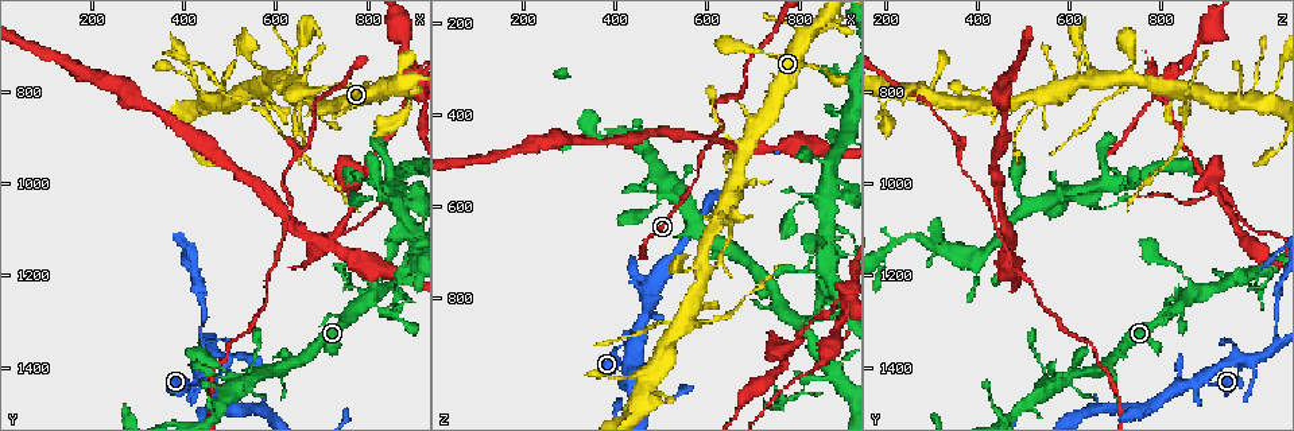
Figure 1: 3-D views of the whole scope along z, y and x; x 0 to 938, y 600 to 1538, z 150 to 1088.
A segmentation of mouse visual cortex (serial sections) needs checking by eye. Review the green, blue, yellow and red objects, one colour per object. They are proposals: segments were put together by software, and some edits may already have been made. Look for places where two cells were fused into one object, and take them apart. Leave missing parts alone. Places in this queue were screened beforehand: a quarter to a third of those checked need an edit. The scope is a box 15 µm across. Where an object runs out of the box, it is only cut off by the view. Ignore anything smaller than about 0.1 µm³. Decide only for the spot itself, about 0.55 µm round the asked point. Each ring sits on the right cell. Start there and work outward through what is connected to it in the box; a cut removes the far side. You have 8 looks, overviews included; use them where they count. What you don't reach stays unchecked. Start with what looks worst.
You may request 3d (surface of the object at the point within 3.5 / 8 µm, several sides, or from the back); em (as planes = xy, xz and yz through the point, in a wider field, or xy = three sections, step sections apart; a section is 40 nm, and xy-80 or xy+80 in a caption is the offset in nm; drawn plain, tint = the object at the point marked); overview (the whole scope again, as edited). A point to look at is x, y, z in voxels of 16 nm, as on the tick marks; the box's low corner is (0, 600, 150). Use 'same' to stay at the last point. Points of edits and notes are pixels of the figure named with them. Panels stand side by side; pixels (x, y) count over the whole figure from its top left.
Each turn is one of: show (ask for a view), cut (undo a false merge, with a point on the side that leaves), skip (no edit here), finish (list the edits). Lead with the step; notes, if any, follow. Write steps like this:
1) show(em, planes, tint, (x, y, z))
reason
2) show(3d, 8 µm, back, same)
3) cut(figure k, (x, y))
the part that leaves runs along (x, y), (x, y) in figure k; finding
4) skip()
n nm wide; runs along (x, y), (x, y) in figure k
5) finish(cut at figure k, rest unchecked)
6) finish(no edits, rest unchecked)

show(3d, 8 µm, (620, 1070, 450))
sudden change in width

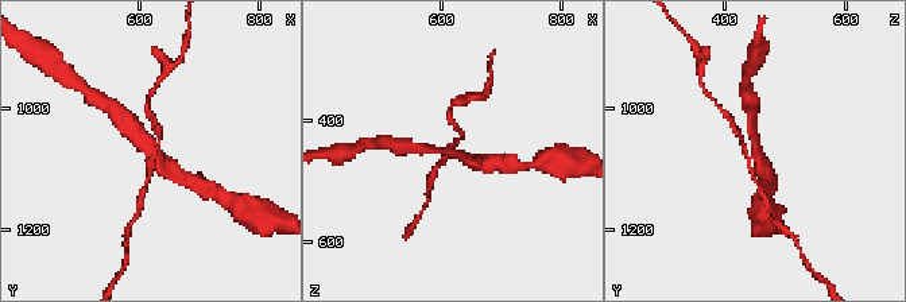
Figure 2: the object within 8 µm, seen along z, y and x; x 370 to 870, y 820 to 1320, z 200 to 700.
show(em, xy, step 5, tint, (610, 1075, 450))
4 arms; arms of 150, 150, 200, 250 nm; need the tissue

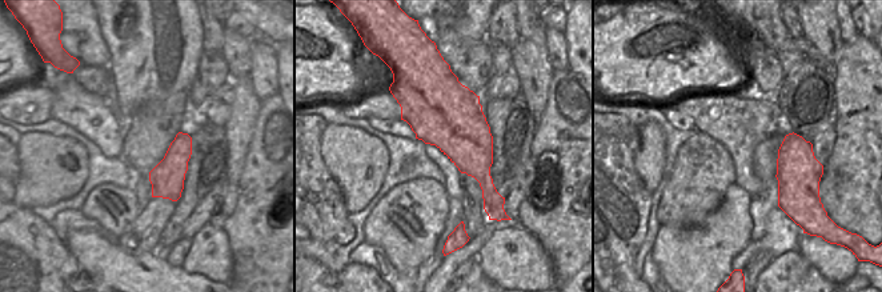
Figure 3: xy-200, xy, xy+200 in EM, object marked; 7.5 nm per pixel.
cut(figure 2, (140, 132))
500 nm wide; the part that leaves runs along (147, 155), (132, 123), (116, 108) in figure 2; a second cell is stuck on

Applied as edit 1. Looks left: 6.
show(3d, 3.5 µm, (815, 1200, 980))
abrupt turn

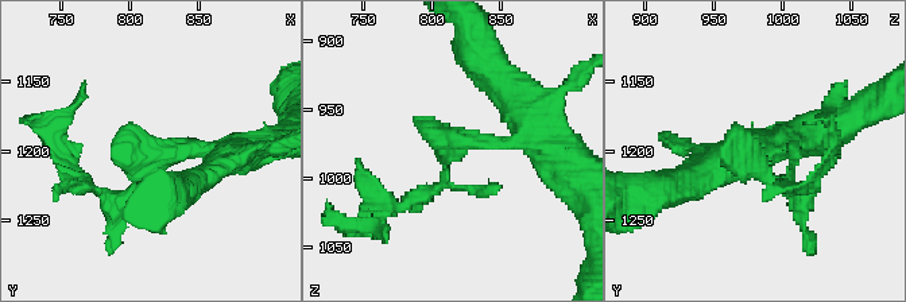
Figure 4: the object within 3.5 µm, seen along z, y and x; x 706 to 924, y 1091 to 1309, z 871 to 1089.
show(em, planes, tint, (814, 1206, 978))

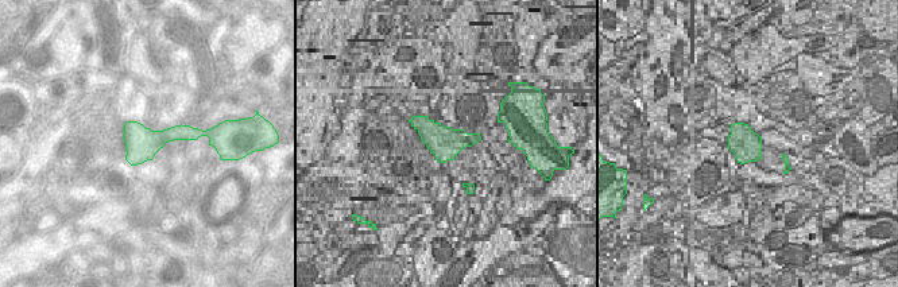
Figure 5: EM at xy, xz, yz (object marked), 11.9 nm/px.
show(em, xy, step 5, tint, same)

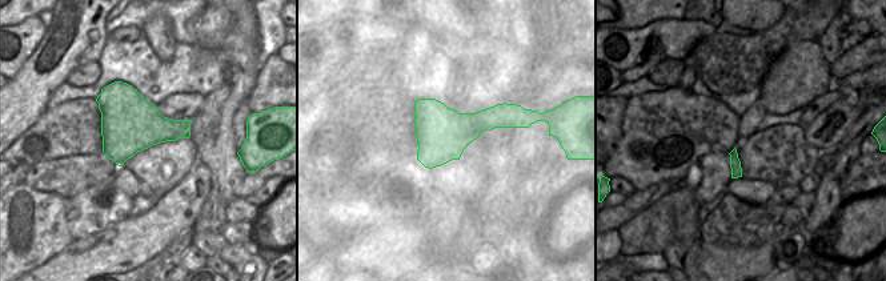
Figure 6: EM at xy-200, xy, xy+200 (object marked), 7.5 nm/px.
cut(figure 4, (766, 175))
the part that leaves runs along (746, 148), (794, 198), (812, 190) in figure 4; two cells meet here

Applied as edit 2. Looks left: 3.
show(3d, 3.5 µm, back, (435, 1425, 895))
arms part here

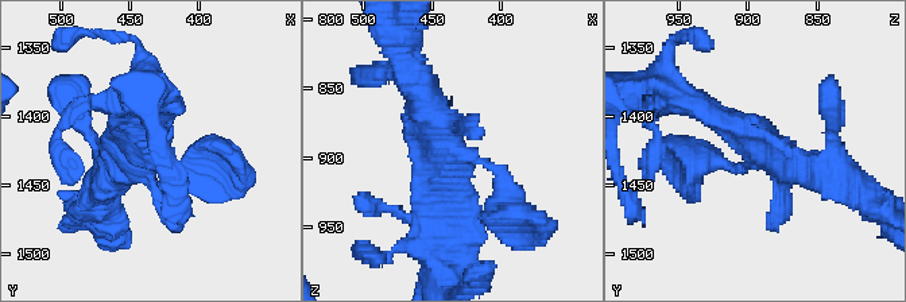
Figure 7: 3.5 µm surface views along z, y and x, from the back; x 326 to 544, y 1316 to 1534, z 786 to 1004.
show(em, xy, step 5, tint, (436, 1426, 898))
shape alone is not enough

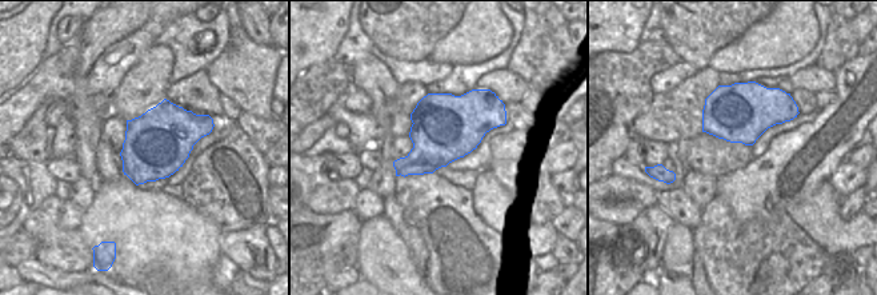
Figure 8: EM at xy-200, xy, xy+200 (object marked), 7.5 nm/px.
skip()
runs along (504, 204), (500, 173), (430, 128), (417, 80) in figure 7; continuous, no second cell

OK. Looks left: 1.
finish(cut at figure 2, cut at figure 4, rest unchecked)

